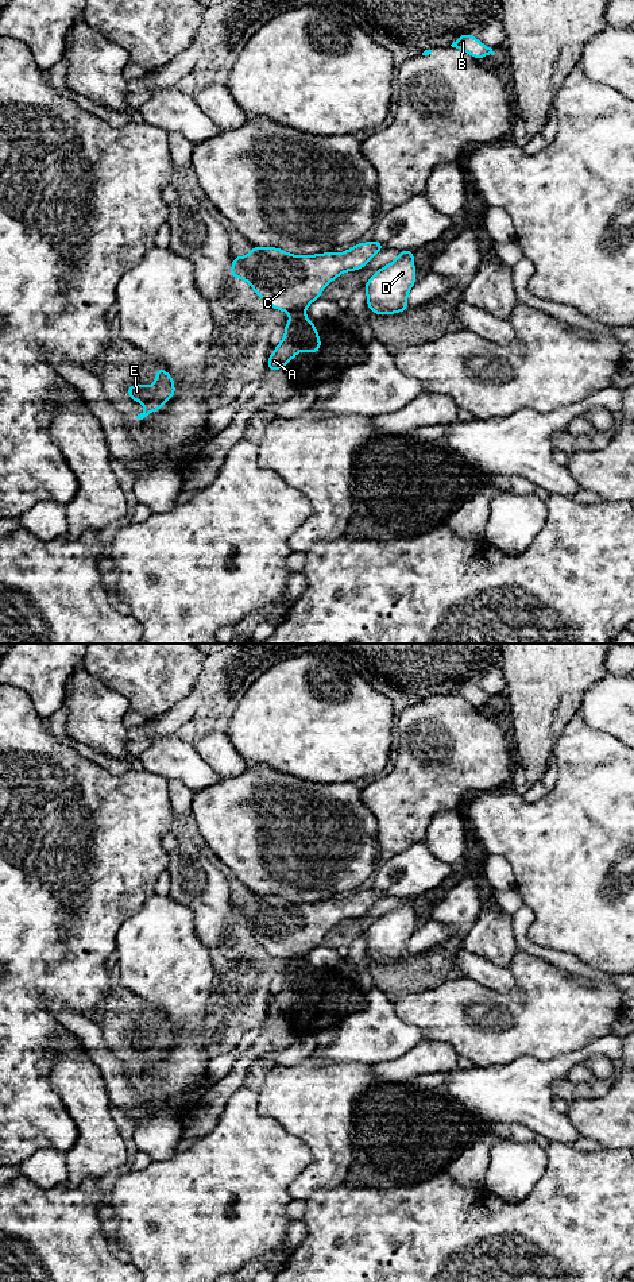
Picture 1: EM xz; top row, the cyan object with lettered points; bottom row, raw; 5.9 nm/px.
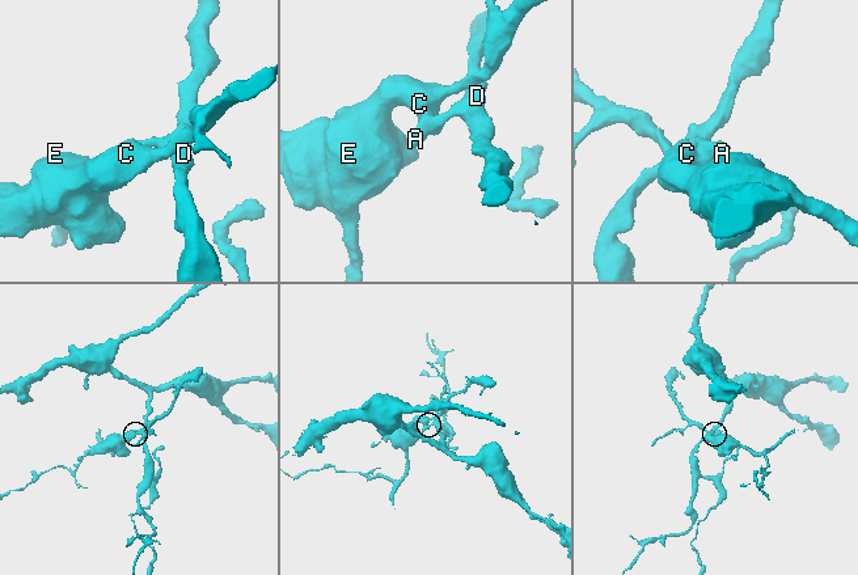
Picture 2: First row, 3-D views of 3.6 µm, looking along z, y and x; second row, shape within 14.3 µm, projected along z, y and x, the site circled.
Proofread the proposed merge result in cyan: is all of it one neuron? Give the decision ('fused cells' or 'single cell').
fused cells

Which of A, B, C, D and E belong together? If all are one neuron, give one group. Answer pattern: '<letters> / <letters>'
A D / B C E

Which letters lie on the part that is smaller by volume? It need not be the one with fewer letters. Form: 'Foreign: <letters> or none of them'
Foreign: B, C, E

